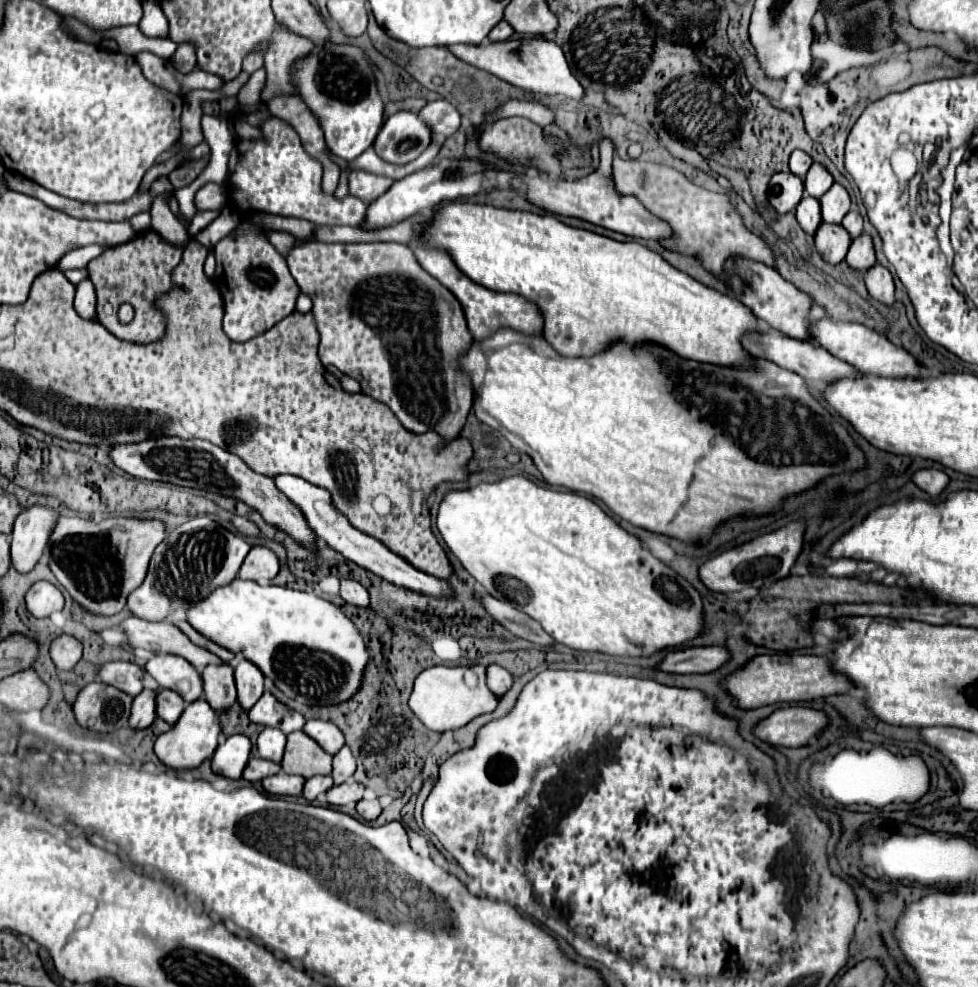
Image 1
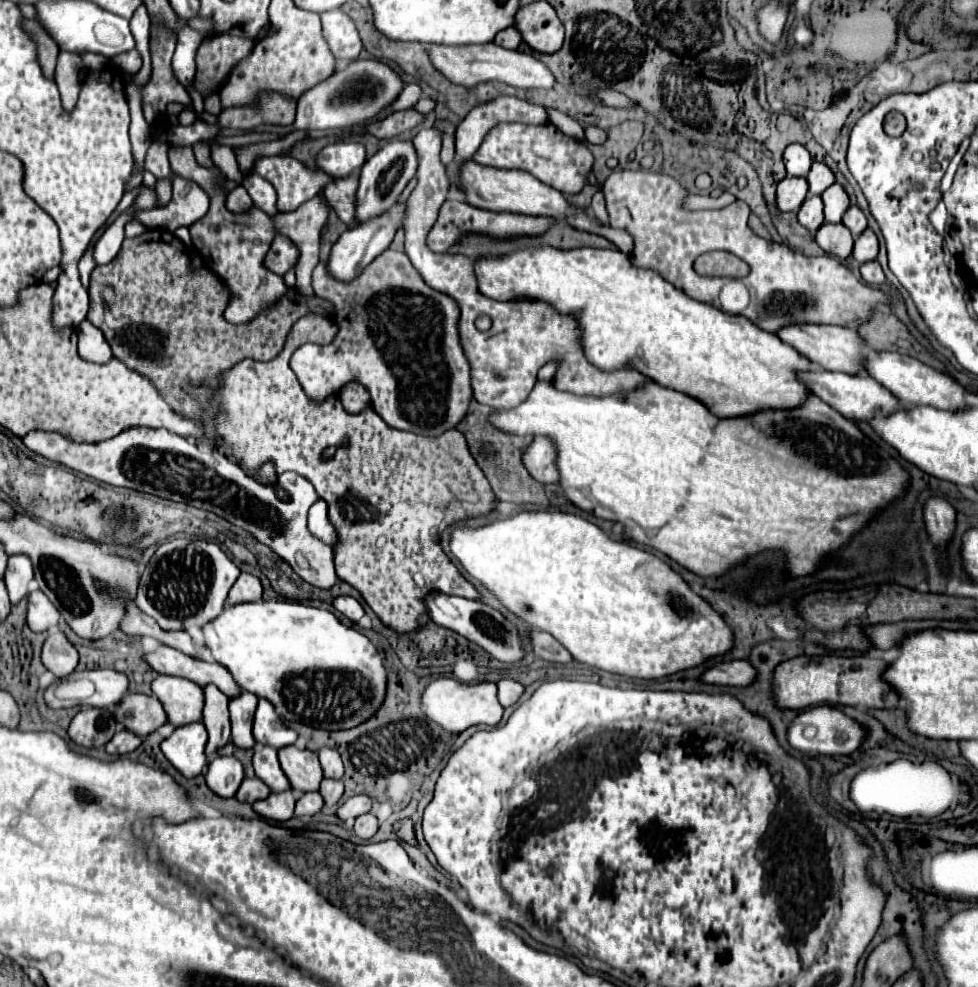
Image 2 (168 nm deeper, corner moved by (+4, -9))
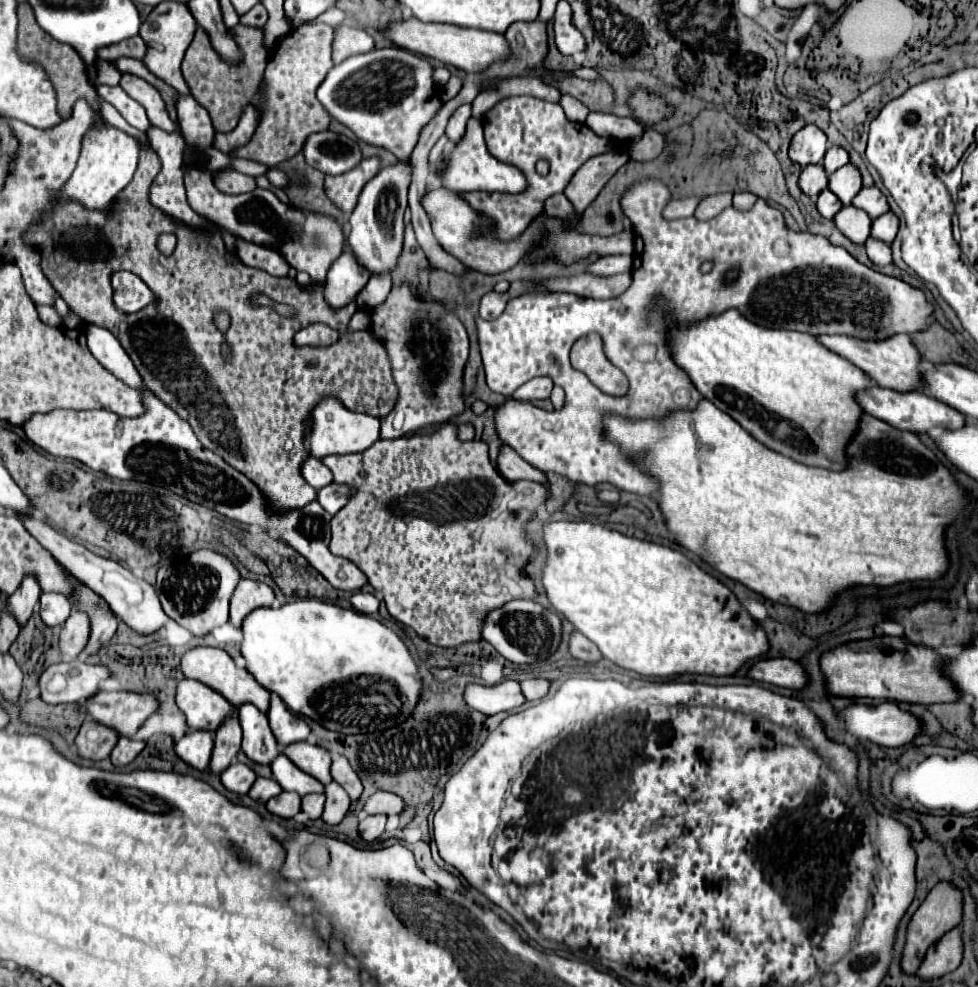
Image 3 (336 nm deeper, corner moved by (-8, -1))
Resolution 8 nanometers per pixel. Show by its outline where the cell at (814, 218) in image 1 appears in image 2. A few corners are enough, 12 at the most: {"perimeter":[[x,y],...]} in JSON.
{"perimeter":[[807,197],[799,223],[815,233],[823,225],[821,197]]}

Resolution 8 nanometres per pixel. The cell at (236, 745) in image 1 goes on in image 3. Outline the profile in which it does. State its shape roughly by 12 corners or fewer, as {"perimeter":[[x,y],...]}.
{"perimeter":[[243,763],[221,773],[223,787],[245,795],[257,775]]}

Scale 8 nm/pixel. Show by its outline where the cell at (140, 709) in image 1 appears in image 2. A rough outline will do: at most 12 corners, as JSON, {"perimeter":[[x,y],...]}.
{"perimeter":[[119,731],[107,743],[107,753],[125,755],[141,745],[133,731]]}

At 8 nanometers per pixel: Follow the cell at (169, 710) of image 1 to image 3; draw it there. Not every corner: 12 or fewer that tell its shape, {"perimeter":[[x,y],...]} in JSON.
{"perimeter":[[97,691],[85,715],[135,735],[157,711],[153,695]]}

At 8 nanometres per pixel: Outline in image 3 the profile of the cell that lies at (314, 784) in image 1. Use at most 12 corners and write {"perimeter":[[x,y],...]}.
{"perimeter":[[311,793],[301,799],[301,811],[319,819],[325,795]]}

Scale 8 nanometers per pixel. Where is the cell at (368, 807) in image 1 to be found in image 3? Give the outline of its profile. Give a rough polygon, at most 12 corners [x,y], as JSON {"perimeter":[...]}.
{"perimeter":[[369,815],[359,823],[359,835],[375,841],[385,831],[385,815]]}

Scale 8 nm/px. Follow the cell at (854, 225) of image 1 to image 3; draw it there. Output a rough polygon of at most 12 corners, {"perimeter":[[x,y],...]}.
{"perimeter":[[873,185],[863,187],[853,205],[871,219],[889,211],[887,197]]}

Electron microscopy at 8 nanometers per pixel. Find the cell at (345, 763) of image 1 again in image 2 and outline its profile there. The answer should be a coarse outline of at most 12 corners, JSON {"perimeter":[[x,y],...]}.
{"perimeter":[[323,779],[319,793],[325,805],[337,805],[343,781]]}

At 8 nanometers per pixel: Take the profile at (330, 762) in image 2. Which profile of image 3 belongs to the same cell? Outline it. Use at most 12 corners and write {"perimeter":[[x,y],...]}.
{"perimeter":[[345,757],[333,761],[331,775],[351,801],[361,797],[357,773]]}

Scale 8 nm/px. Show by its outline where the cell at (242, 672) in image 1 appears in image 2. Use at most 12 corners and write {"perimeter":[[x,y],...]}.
{"perimeter":[[257,695],[233,697],[231,739],[237,747],[255,745],[251,735]]}

